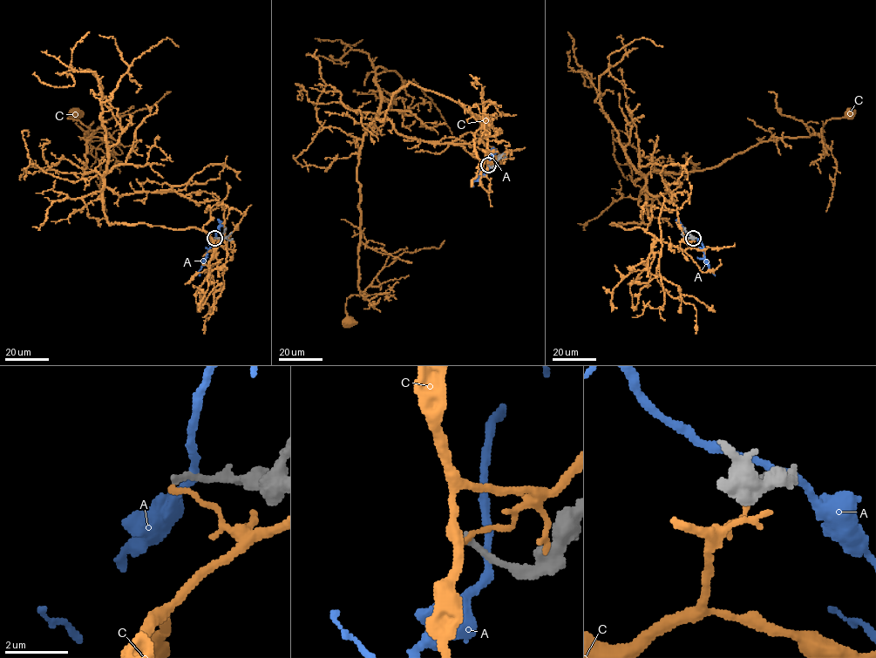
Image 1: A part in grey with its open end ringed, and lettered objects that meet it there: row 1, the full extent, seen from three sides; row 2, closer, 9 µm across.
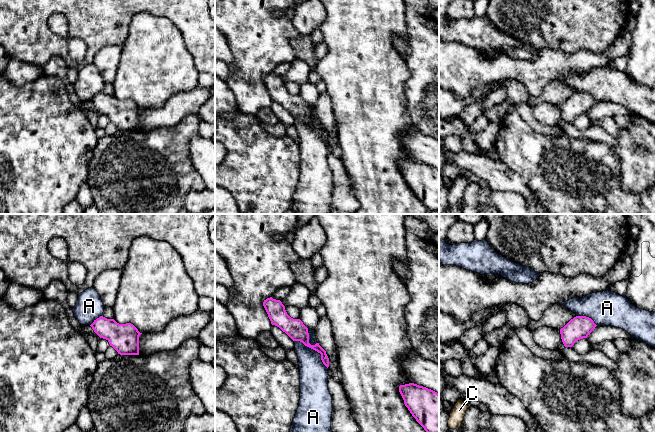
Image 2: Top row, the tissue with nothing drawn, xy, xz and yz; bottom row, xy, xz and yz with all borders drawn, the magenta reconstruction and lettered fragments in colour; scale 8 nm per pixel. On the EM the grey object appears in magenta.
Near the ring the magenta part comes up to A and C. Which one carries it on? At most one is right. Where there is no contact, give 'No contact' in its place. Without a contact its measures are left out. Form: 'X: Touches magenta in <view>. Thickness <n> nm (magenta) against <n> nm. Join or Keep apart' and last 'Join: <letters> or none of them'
A: Touches magenta in xz. Thickness 160 nm (magenta) against 220 nm. Keep apart
C: No contact. Keep apart
Join: none of them

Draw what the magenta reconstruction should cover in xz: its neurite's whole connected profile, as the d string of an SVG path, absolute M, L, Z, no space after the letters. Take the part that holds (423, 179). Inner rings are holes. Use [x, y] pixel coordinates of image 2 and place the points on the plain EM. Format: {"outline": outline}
{"outline": "M414 159L400 161L399 168L405 182L428 211L439 212L439 170Z"}

